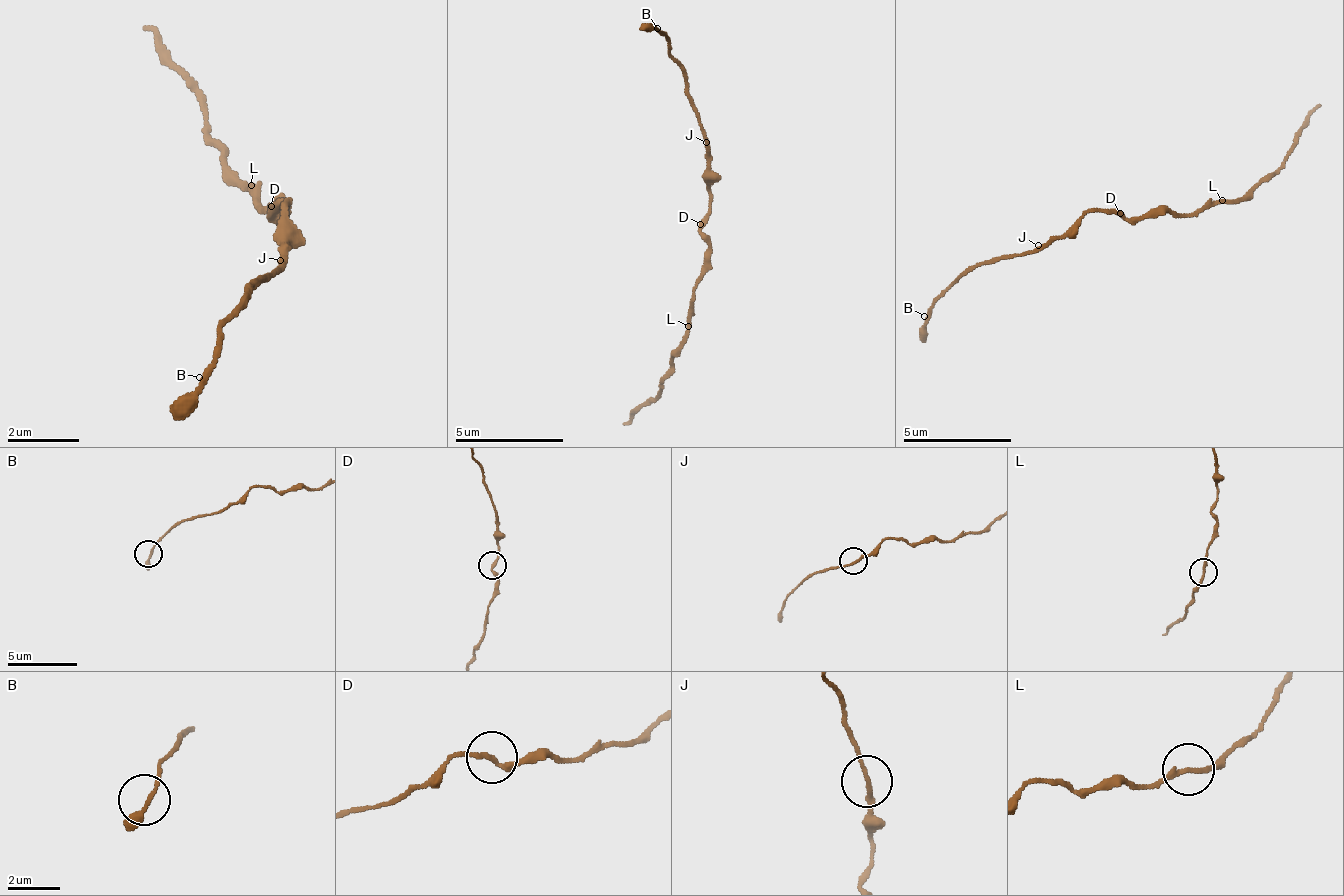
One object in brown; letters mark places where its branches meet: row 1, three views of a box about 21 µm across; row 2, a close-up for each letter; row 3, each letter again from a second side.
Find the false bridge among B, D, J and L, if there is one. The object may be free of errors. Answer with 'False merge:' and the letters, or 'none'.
False merge: L

